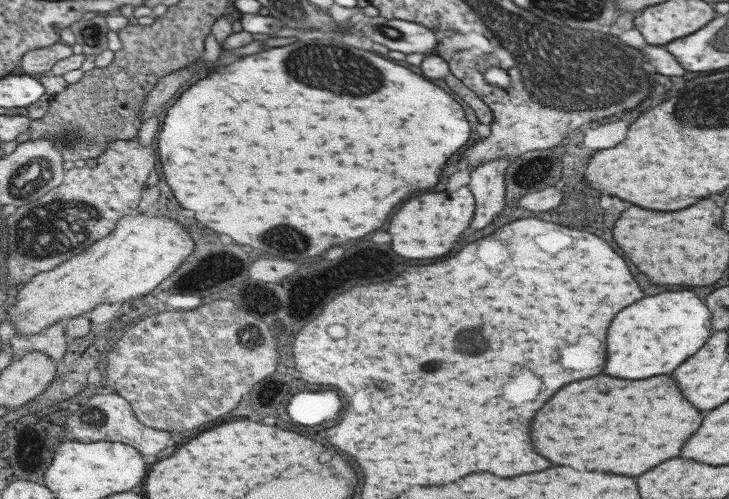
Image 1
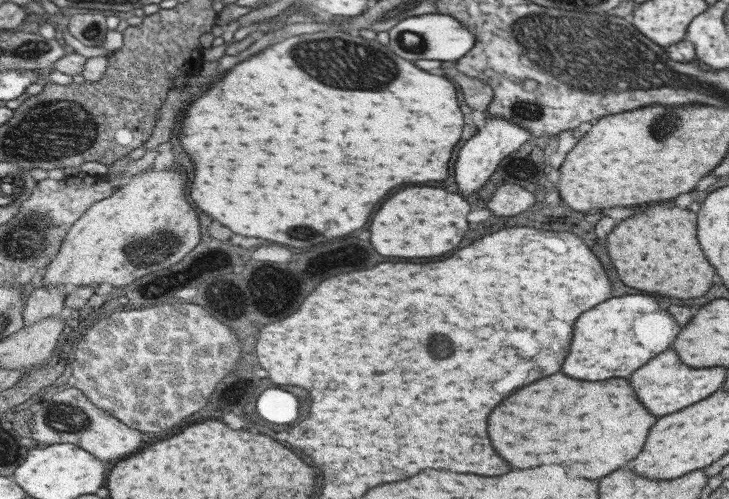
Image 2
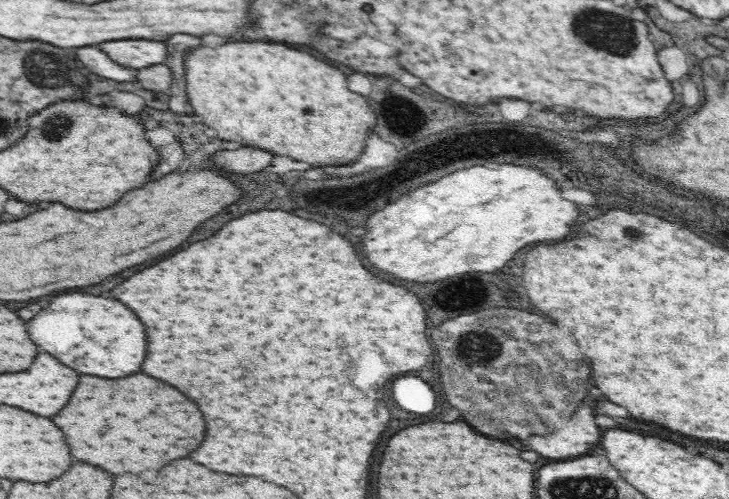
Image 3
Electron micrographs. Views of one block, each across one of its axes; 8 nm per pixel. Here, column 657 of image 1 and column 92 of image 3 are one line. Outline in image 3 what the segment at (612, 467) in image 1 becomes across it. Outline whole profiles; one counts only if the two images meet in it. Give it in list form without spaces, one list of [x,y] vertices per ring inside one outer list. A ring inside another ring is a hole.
[[[134,374],[120,380],[80,376],[70,402],[52,418],[52,422],[64,432],[70,454],[76,460],[98,466],[110,474],[152,474],[160,470],[162,464],[166,466],[170,460],[188,456],[192,450],[196,450],[196,446],[200,446],[200,438],[204,438],[204,418],[200,418],[200,410],[196,410],[196,406],[192,406],[184,394],[176,392],[164,382],[148,378],[146,374]]]

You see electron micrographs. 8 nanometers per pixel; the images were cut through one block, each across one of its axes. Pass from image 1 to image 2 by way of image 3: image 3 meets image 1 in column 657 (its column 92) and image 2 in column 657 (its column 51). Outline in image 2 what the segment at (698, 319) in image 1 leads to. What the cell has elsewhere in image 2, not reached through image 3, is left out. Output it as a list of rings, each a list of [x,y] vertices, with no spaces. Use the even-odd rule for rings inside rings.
[[[632,294],[610,298],[608,302],[594,306],[594,310],[580,314],[580,322],[576,322],[576,338],[572,338],[572,350],[564,360],[562,372],[588,382],[626,378],[650,358],[668,350],[678,332],[680,326],[676,320],[666,310],[658,308],[658,302],[652,296]]]

